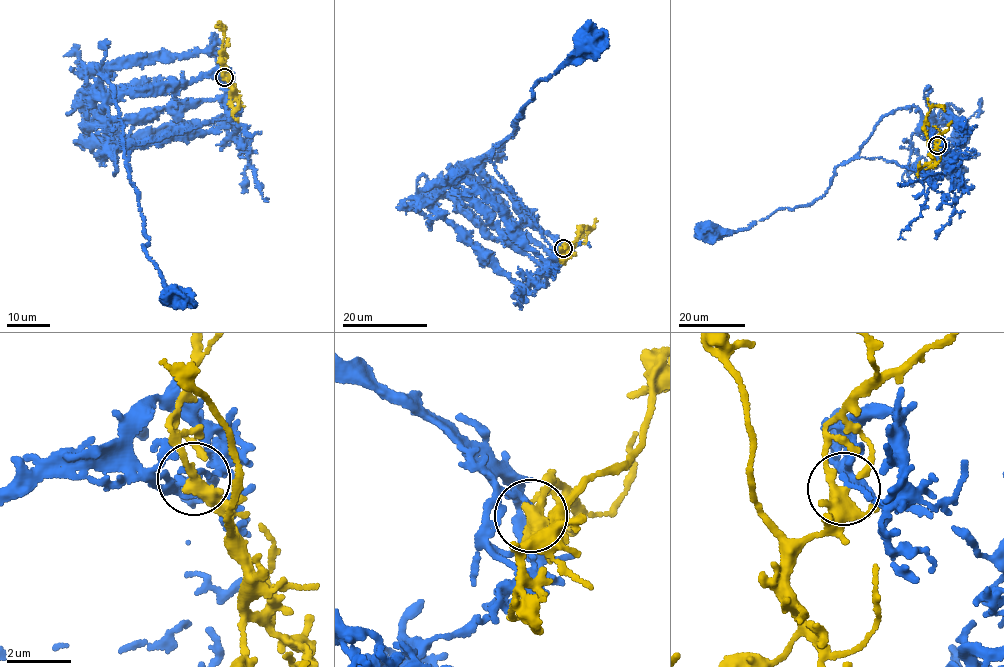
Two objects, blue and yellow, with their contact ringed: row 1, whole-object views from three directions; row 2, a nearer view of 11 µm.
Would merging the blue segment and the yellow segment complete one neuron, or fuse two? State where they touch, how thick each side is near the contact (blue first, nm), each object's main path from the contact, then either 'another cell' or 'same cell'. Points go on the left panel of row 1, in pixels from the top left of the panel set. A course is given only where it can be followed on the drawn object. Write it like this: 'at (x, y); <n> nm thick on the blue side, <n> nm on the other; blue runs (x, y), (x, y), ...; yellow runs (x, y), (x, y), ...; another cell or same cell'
at (224, 77); 180 nm thick on the blue side, 320 nm on the other; blue runs (224, 76), (107, 96), (101, 75), (110, 81), (122, 127), (149, 240), (143, 246), (175, 292); yellow runs (224, 76), (229, 83), (228, 69), (220, 55), (224, 38), (221, 27), (224, 25), (224, 28); same cell

